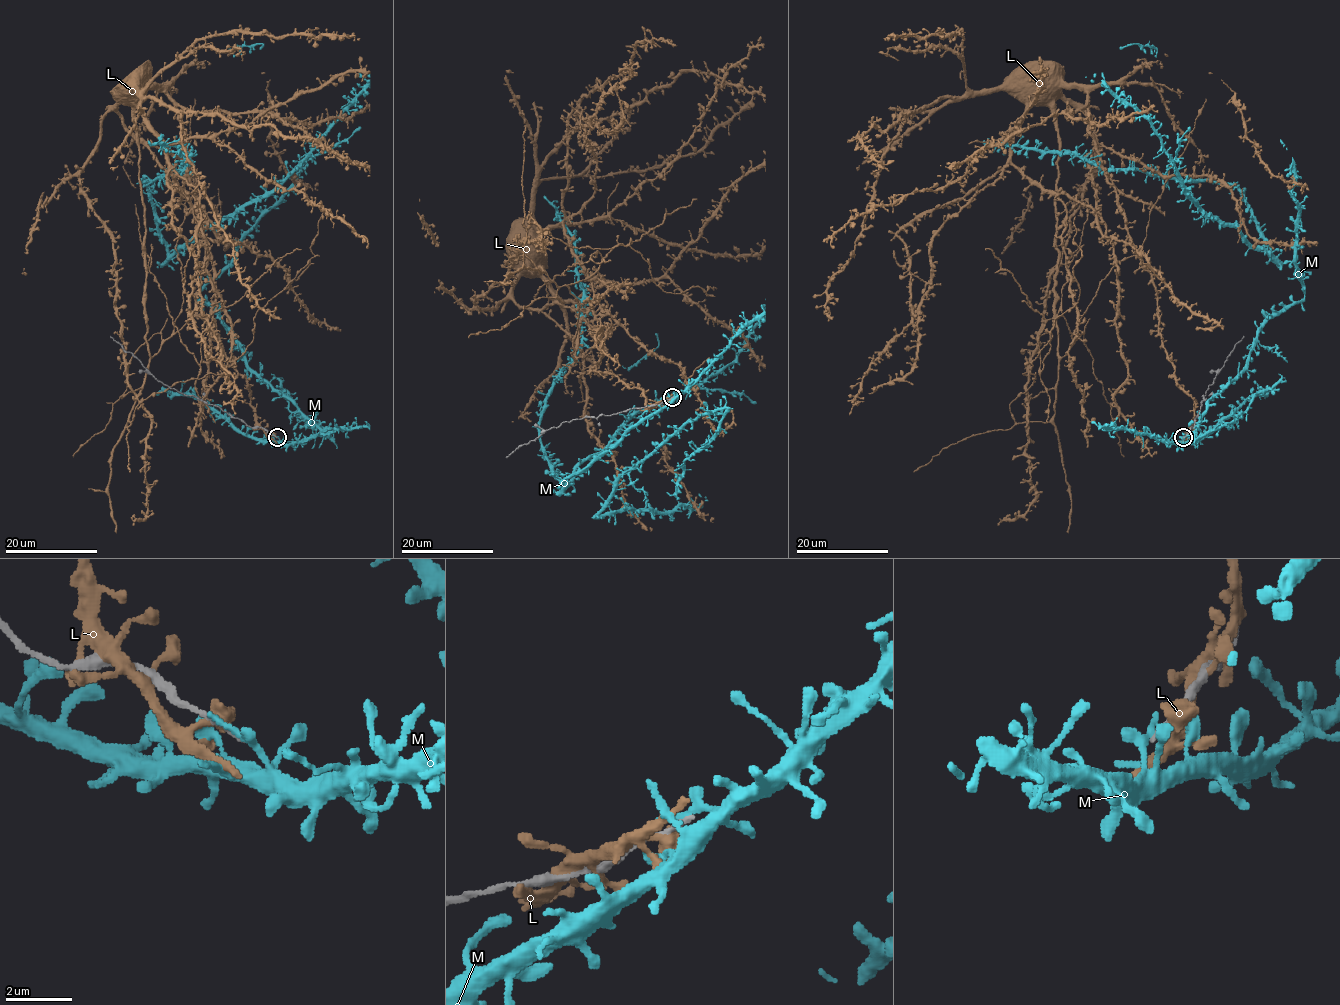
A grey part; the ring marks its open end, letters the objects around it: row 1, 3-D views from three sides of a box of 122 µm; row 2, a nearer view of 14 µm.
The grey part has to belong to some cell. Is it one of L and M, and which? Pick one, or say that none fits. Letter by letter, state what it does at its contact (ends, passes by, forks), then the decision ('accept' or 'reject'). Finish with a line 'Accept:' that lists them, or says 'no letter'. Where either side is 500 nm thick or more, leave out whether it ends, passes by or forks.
L: reject
M: it ends; reject
Accept: no letter

